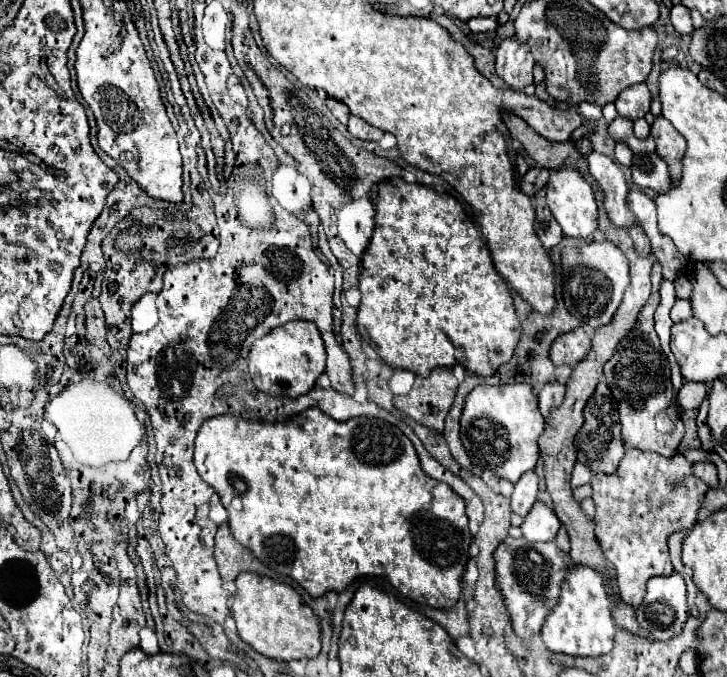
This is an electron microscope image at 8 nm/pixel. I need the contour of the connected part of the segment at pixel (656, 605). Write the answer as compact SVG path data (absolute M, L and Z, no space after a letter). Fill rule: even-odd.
M679 573L653 577L647 583L647 595L635 609L641 627L649 629L653 639L667 641L683 631L687 621L687 591Z

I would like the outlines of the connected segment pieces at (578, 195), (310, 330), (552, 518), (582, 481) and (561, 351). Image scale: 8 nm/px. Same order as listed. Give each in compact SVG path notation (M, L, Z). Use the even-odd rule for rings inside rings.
M561 167L551 175L551 179L547 183L547 203L549 203L553 217L559 221L559 225L563 227L563 233L567 237L587 239L587 237L597 235L597 225L599 225L597 215L599 215L599 211L597 211L595 195L593 195L591 185L579 175L577 169Z
M289 321L257 339L249 351L249 375L259 391L275 397L299 397L307 393L325 371L323 339L309 321Z
M537 501L533 505L533 509L529 511L529 515L525 517L521 531L527 541L553 541L559 527L561 527L561 523L559 523L555 511L549 509L547 505L543 505L541 501Z
M577 463L577 465L573 467L573 473L571 473L571 485L573 485L573 487L587 485L587 483L591 481L591 477L593 477L593 473L591 473L585 465Z
M573 329L569 333L559 335L551 345L551 361L553 365L569 365L575 367L583 355L591 349L591 337L585 329Z

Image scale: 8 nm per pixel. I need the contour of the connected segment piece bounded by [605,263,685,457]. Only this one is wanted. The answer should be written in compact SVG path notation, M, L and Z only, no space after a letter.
M655 263L651 271L652 293L647 305L639 313L637 325L619 343L615 355L605 363L605 381L619 403L621 419L621 439L625 449L639 449L659 453L663 457L673 457L677 445L685 435L685 427L679 411L675 409L675 389L671 385L671 371L667 357L659 347L659 337L653 329L653 313L659 303L659 283L661 269Z

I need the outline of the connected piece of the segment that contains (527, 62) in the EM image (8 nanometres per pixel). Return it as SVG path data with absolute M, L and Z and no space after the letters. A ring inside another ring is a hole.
M503 39L495 51L495 71L513 89L521 91L533 83L535 59L525 43L517 39Z

